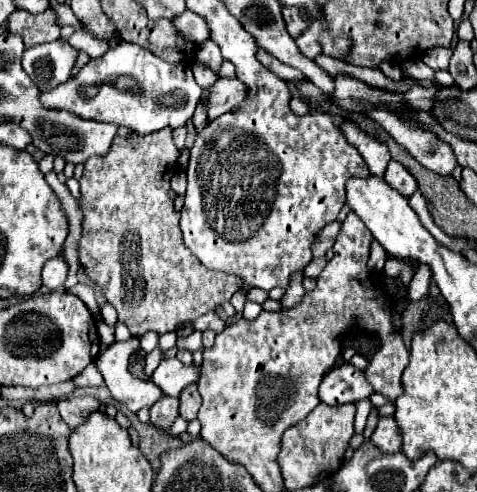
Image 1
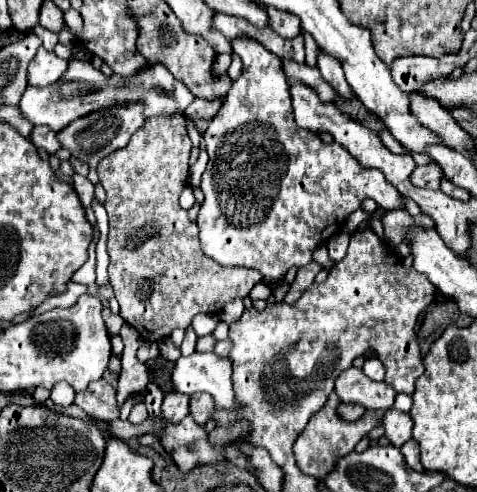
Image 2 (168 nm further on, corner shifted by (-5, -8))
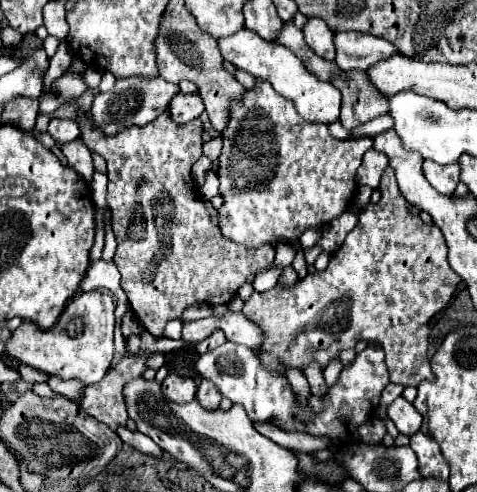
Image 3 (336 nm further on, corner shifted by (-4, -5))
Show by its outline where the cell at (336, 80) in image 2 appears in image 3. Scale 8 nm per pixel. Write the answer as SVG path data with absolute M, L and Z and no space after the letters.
M309 19L309 23L303 29L305 33L305 43L325 61L335 61L335 33L327 27L325 21L321 19Z

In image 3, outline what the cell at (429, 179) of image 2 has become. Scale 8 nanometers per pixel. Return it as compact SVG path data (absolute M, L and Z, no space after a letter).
M433 161L423 163L423 175L429 181L433 189L437 189L443 195L453 195L457 183L459 183L459 165L437 165Z

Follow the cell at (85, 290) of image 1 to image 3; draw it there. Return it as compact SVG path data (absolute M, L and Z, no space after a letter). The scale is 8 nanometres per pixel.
M127 311L127 313L123 315L123 319L121 319L121 333L123 333L123 337L141 335L141 333L143 333L143 327L141 327L141 323L137 321L137 317L135 317L133 311Z

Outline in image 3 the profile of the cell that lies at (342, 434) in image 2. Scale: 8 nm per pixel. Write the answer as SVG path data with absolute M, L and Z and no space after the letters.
M339 358L333 359L323 372L326 384L331 386L335 384L339 378L342 369L341 361Z

